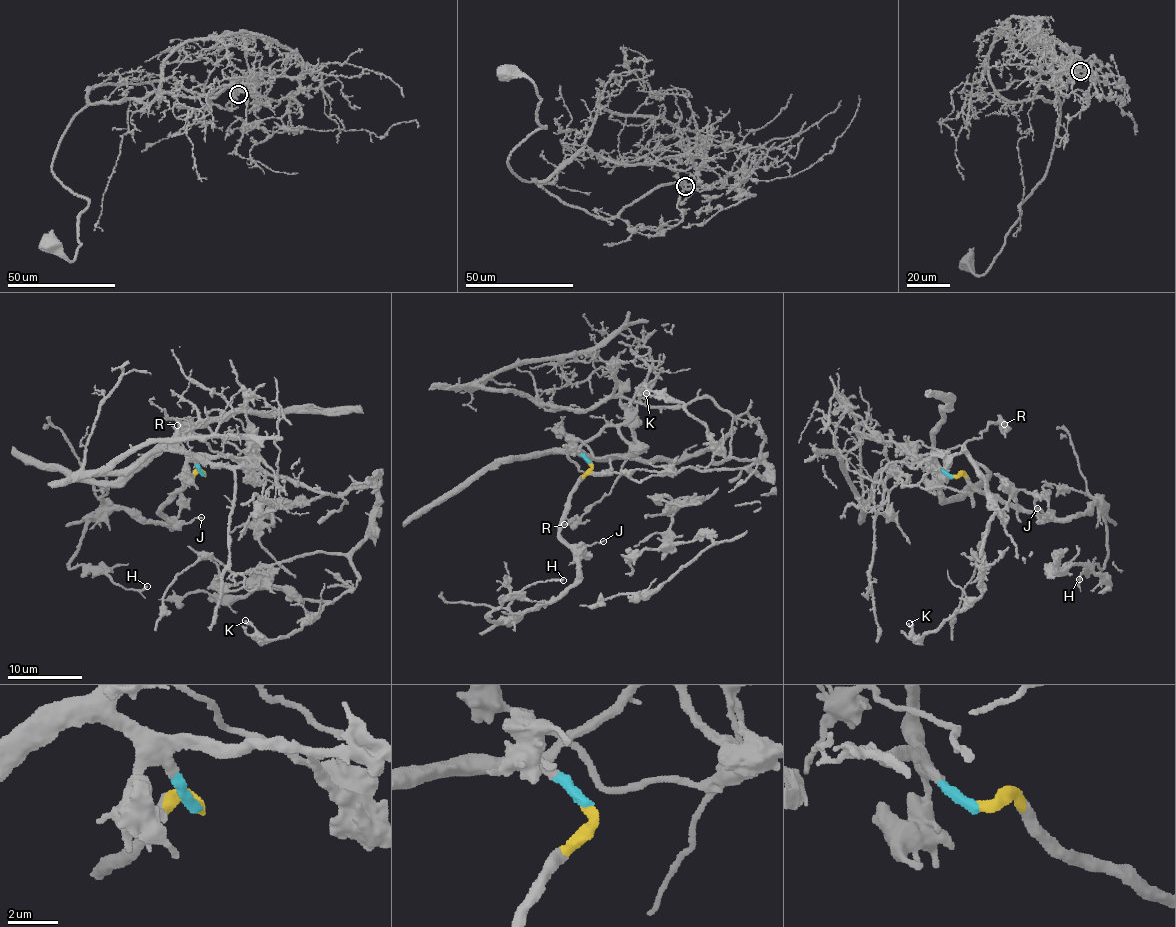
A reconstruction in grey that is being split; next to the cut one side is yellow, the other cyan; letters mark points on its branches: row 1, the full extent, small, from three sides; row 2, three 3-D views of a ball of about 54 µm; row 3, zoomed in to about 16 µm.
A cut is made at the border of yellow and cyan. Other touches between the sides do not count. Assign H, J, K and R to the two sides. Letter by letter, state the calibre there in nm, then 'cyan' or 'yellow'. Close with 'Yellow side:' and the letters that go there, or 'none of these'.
H: 220 nm | yellow
J: 200 nm | yellow
K: 200 nm | cyan
R: 300 nm | cyan
Yellow side: H, J

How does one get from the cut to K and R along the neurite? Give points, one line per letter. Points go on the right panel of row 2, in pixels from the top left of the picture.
K: (954, 478), (897, 464), (916, 483), (935, 456), (963, 452), (985, 482), (980, 595), (920, 638), (908, 624)
R: (954, 478), (936, 464), (917, 462), (918, 459), (976, 439), (990, 424), (1005, 424)

